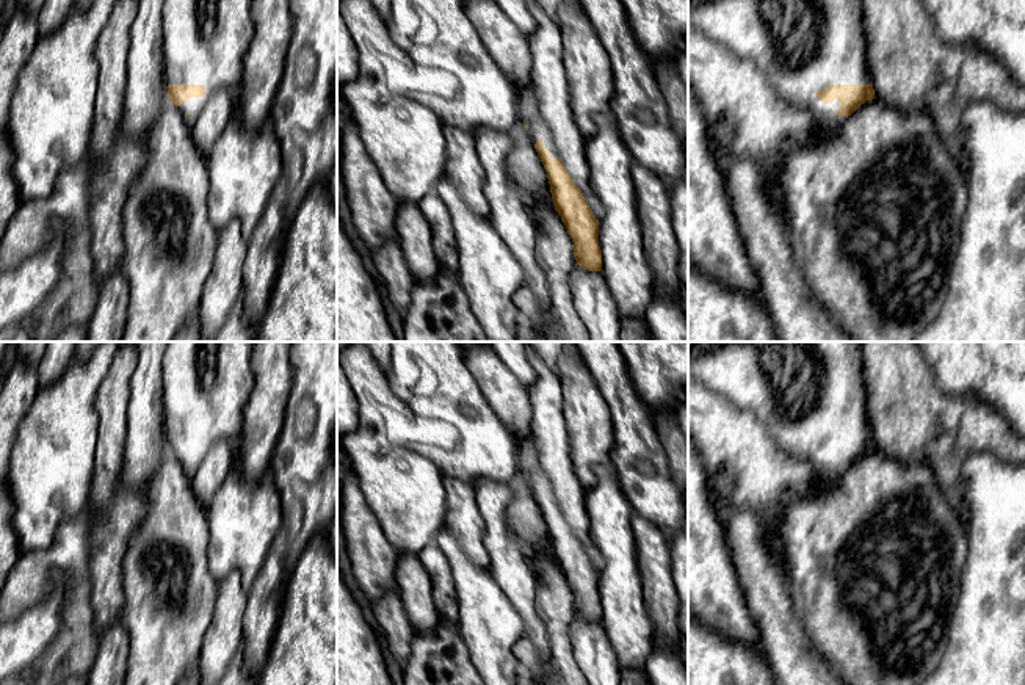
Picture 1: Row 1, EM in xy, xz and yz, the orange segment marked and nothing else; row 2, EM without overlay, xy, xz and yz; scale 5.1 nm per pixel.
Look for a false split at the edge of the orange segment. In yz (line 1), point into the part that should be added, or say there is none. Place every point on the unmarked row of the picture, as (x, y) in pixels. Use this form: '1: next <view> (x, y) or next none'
1: next yz (803, 392)

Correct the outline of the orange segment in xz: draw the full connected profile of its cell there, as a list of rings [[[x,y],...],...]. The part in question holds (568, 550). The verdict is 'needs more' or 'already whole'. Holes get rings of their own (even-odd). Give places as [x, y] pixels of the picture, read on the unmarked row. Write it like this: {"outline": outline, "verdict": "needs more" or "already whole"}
{"outline": [[[528,436],[517,442],[519,475],[527,481],[549,528],[553,558],[574,594],[577,616],[602,622],[599,571],[594,569],[581,541],[574,535],[555,498],[552,483],[541,469],[536,445]]], "verdict": "needs more"}

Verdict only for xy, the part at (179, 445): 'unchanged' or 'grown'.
grown

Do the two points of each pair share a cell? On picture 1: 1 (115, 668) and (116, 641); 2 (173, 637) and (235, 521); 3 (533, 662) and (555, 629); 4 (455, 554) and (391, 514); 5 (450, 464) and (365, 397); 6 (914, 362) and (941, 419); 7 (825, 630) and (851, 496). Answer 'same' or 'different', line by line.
1: same
2: different
3: same
4: different
5: different
6: same
7: same

